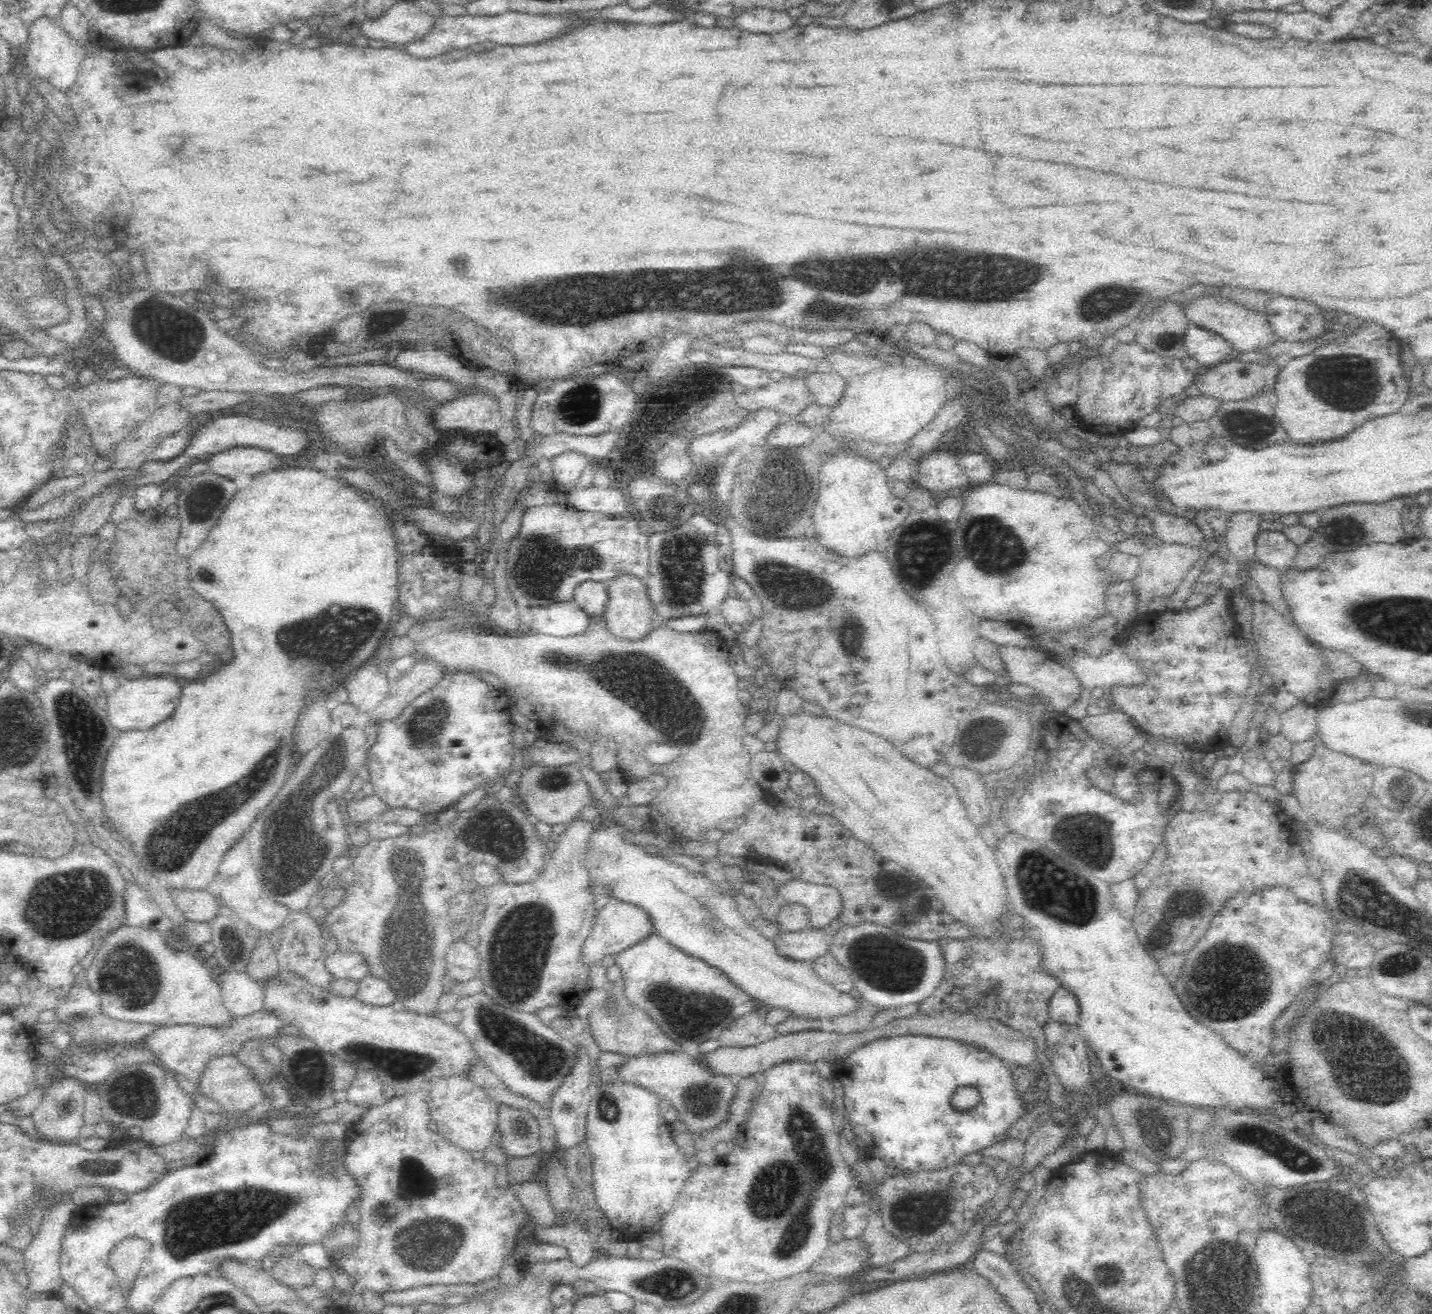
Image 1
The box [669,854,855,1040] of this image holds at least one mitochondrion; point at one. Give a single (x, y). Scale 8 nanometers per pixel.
(706, 913)

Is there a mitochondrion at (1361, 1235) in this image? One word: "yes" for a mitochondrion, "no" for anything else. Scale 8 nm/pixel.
yes

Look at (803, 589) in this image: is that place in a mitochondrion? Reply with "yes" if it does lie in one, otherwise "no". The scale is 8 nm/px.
yes

